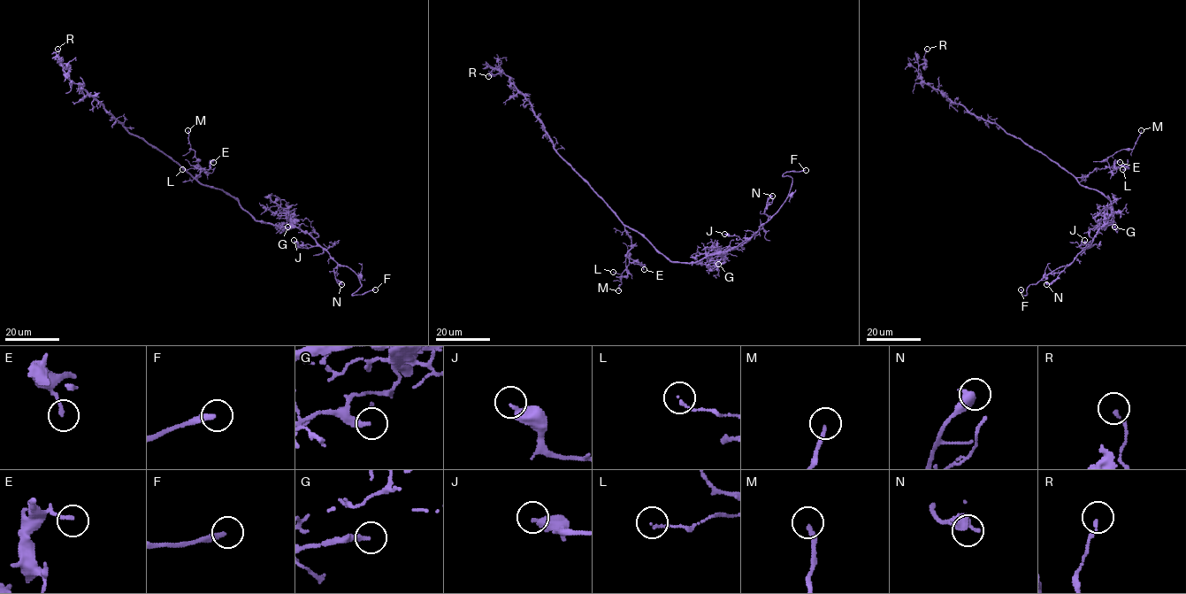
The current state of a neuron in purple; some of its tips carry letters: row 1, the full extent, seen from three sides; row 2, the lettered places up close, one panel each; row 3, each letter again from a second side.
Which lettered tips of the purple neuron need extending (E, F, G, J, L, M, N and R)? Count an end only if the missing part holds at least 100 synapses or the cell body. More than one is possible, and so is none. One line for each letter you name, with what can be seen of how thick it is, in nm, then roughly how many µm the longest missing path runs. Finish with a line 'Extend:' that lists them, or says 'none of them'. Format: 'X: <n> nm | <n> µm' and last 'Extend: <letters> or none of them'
F: 260 nm | 10 µm
Extend: F

